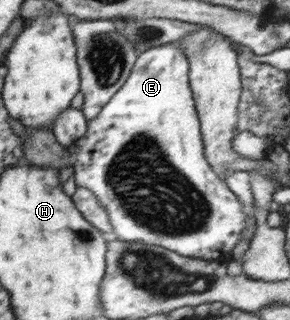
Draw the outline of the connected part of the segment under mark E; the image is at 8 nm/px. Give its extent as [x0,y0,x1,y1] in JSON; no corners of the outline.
[65,42,247,262]

